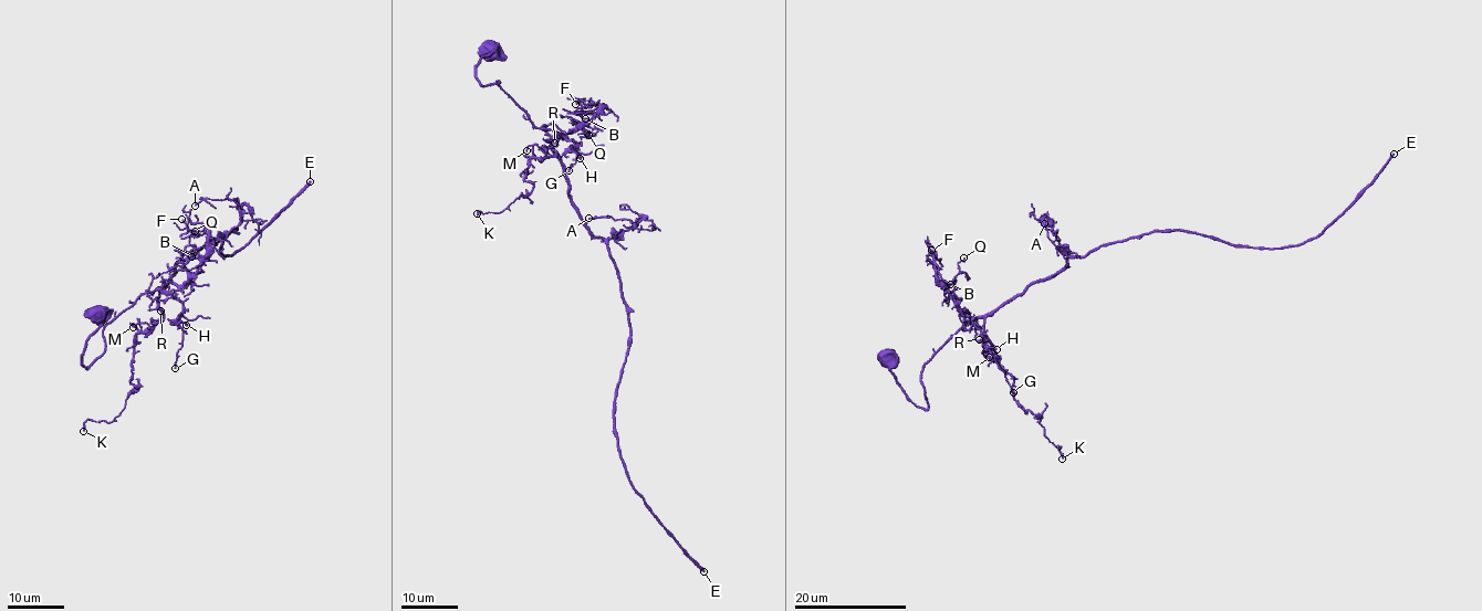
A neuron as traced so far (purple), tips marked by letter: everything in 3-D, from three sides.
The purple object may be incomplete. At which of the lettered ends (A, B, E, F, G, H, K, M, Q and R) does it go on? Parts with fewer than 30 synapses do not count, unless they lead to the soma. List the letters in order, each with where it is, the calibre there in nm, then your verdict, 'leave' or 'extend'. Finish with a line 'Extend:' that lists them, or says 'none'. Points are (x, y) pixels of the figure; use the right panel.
A: (1044, 223) | 100 nm | leave
B: (950, 284) | 60 nm | leave
E: (1394, 154) | 240 nm | extend
F: (931, 250) | 90 nm | leave
G: (1013, 392) | 110 nm | leave
H: (997, 349) | 160 nm | leave
K: (1062, 459) | 180 nm | leave
M: (989, 357) | 110 nm | leave
Q: (963, 257) | 160 nm | leave
R: (979, 339) | 110 nm | leave
Extend: E

